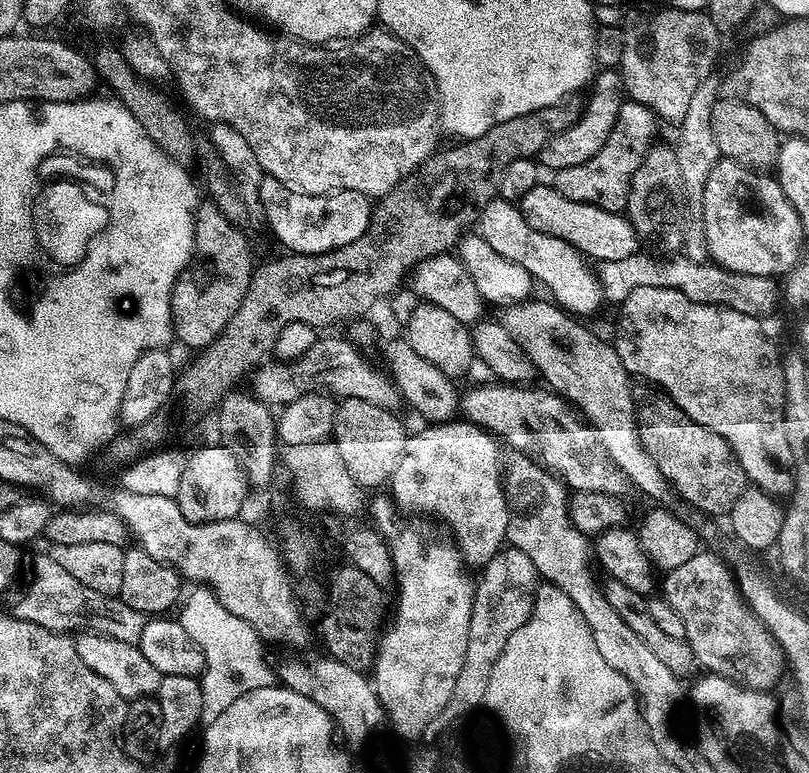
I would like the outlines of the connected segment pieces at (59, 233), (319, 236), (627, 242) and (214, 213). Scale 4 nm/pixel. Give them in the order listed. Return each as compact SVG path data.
M94 156L94 168L92 178L88 180L78 174L60 172L56 178L46 182L41 192L35 193L33 204L30 204L32 212L31 224L36 228L36 234L42 240L42 256L52 258L58 264L74 264L87 260L87 254L107 231L111 229L112 202L86 202L84 196L114 196L108 190L110 184L110 164L108 160L100 160Z
M271 178L260 181L260 201L264 207L263 223L268 223L277 242L289 253L302 256L317 256L362 238L374 207L369 197L354 190L336 190L327 196L311 196Z
M541 182L526 190L520 196L518 207L531 228L554 238L562 238L562 242L574 246L589 261L603 262L637 255L638 233L628 219L620 214L615 216L612 212L603 212L603 207L595 204L574 202L552 187L551 183Z
M200 202L195 206L194 211L195 230L193 257L188 265L180 271L176 284L172 288L172 330L175 339L181 340L192 350L203 350L215 342L218 334L234 318L234 310L242 306L242 298L246 298L246 290L250 286L250 278L254 271L252 264L252 248L248 245L246 237L240 233L241 229L218 210L218 206L211 202Z

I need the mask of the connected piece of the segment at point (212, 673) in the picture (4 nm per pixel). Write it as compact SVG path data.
M196 586L193 589L189 595L188 593L185 595L178 610L178 619L183 630L190 635L204 654L204 669L199 677L202 686L200 721L203 727L207 727L242 694L254 689L271 687L274 682L274 672L262 658L260 648L262 640L253 627L237 615L230 614L211 588Z

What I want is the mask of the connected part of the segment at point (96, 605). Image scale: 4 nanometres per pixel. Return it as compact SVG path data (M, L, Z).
M44 552L44 554L35 556L30 576L28 584L15 600L13 608L10 608L11 615L14 615L19 620L42 626L43 629L54 633L69 635L83 632L114 638L118 642L139 645L142 630L146 623L144 613L133 610L120 597L112 597L100 594L96 590L87 589L86 586L83 586L82 582L71 577L58 562L54 562L51 553Z

